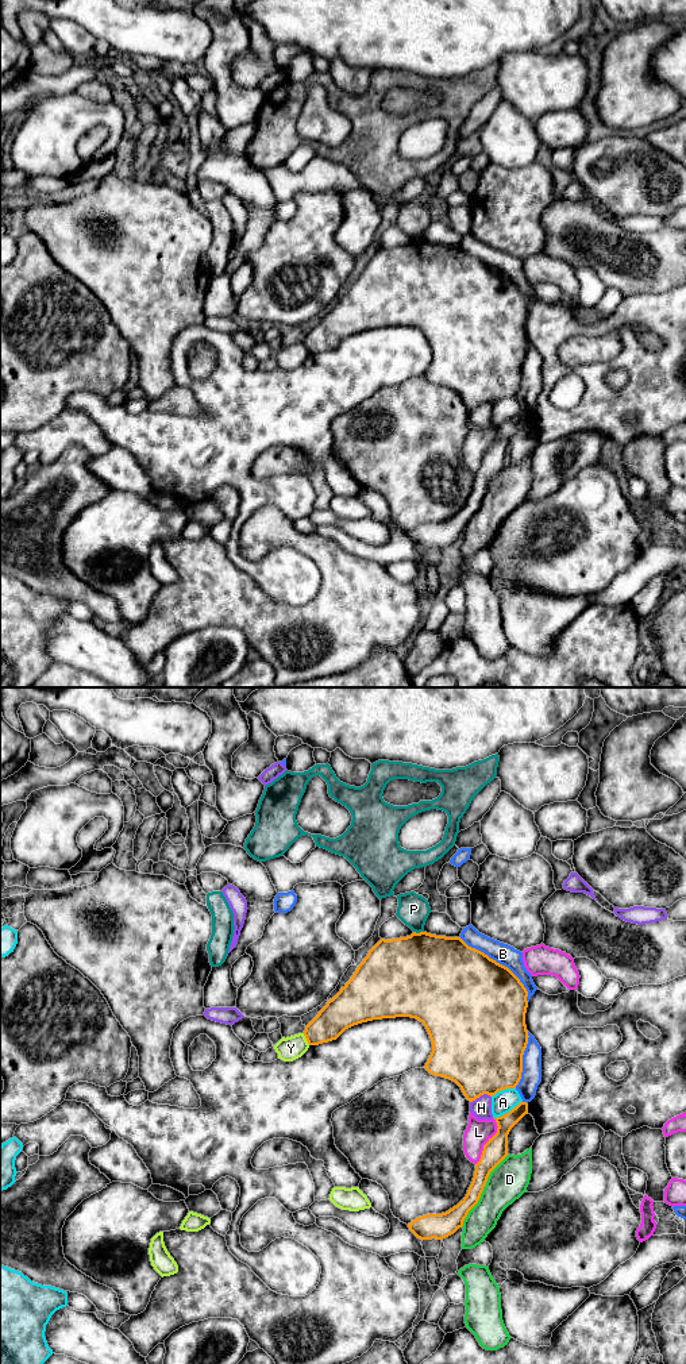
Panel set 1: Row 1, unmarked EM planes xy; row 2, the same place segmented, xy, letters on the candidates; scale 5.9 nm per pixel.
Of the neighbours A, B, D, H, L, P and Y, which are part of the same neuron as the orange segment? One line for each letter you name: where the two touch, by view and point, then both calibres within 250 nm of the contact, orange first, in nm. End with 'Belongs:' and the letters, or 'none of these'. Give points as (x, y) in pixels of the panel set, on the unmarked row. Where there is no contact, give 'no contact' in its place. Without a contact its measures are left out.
Belongs: none of these

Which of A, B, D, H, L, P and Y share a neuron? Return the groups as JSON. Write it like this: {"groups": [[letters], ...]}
{"groups": [["A"], ["B"], ["D"], ["H"], ["L"], ["P"], ["Y"]]}

